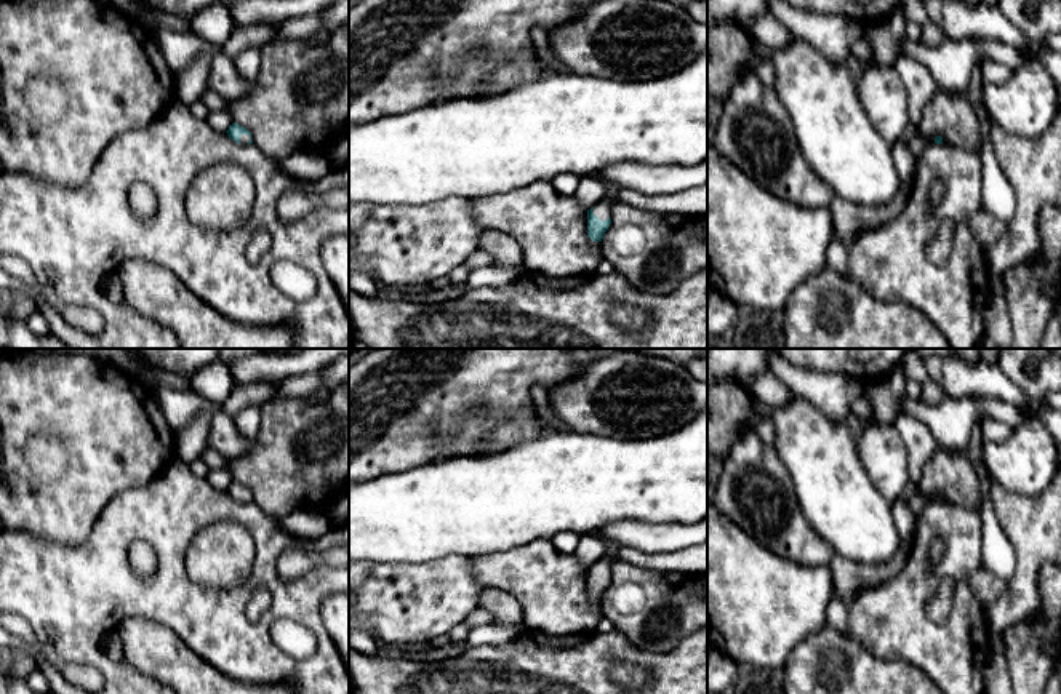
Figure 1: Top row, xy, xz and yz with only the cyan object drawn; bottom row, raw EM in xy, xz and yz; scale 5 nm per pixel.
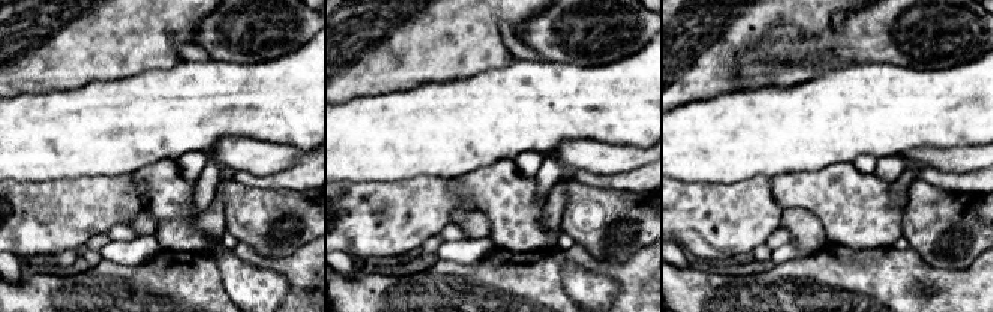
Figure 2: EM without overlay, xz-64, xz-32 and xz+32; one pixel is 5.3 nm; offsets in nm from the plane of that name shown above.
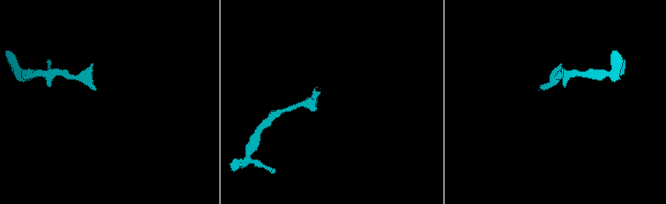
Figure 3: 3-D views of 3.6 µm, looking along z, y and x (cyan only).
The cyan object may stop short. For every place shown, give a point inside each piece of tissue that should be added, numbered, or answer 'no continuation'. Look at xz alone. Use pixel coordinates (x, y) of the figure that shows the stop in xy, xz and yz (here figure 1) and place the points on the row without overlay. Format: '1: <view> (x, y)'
1: xz (602, 566)

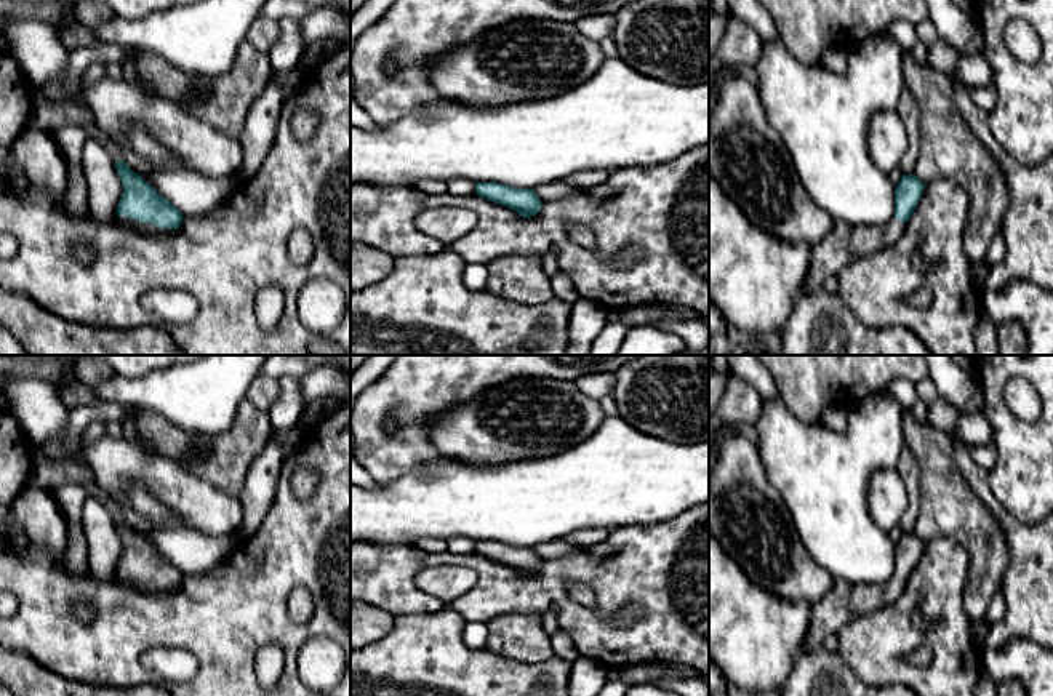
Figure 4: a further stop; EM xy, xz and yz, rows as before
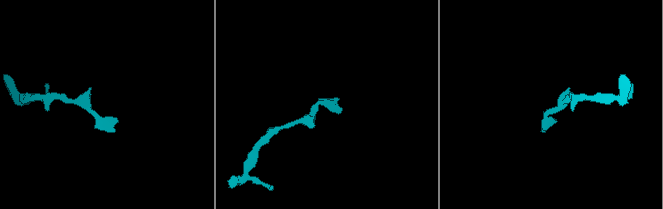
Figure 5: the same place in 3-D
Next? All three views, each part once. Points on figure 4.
1: xy (146, 586)

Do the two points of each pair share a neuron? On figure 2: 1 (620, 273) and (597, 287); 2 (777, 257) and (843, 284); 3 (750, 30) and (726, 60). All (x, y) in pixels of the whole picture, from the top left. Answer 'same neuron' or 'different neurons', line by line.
1: different neurons
2: different neurons
3: same neuron

